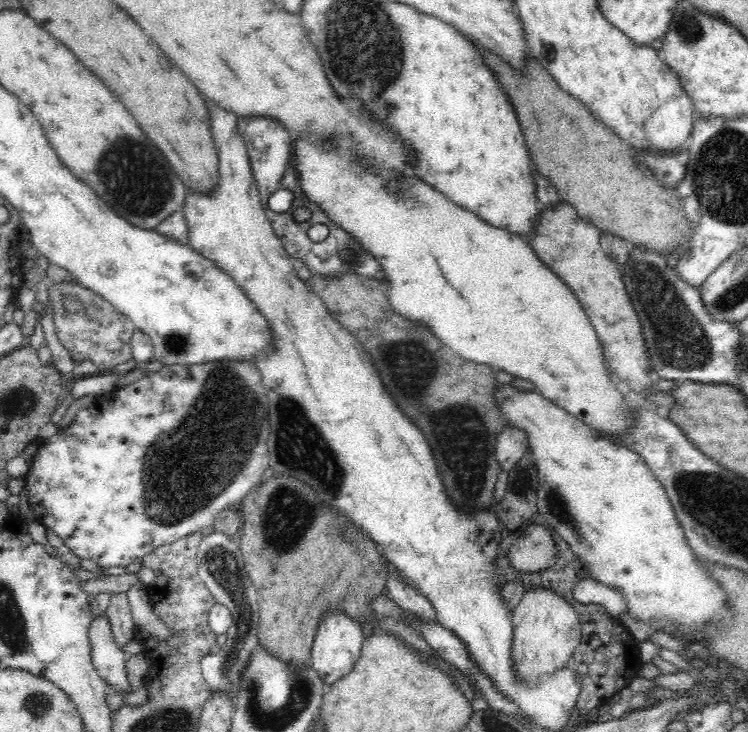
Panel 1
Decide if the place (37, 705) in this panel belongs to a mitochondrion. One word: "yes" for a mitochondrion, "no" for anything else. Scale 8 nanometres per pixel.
yes

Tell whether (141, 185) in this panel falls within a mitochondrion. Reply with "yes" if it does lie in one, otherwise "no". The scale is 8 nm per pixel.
yes

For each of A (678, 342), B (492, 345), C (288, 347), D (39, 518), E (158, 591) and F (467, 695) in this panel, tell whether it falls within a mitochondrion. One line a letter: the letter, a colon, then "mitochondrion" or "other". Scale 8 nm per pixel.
A: mitochondrion
B: other
C: other
D: other
E: other
F: other

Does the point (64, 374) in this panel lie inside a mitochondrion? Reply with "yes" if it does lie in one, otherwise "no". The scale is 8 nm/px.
no

